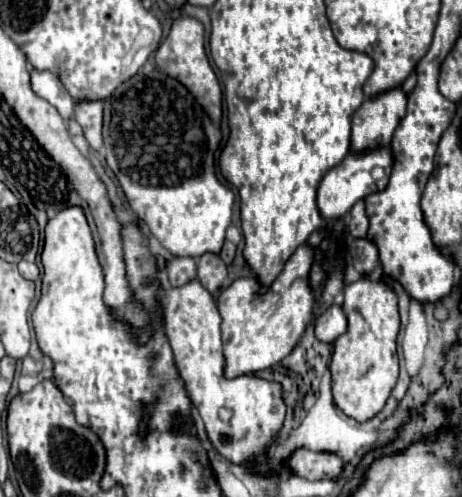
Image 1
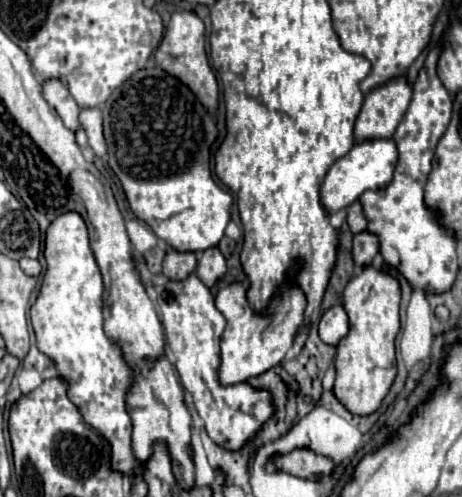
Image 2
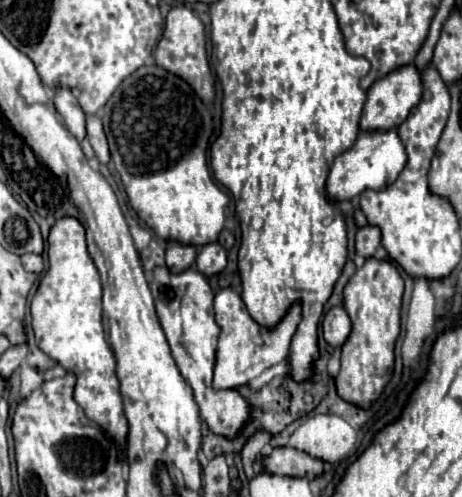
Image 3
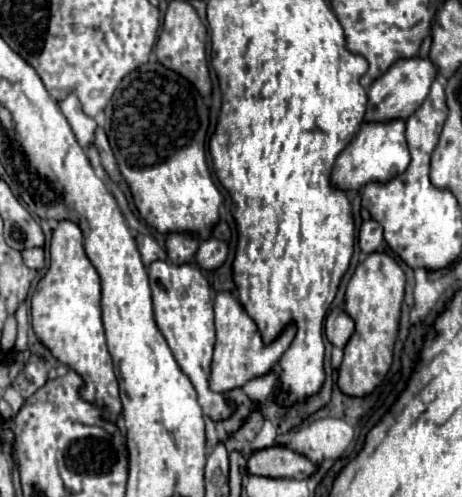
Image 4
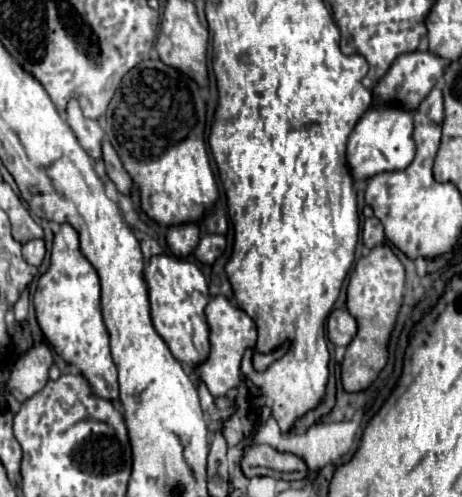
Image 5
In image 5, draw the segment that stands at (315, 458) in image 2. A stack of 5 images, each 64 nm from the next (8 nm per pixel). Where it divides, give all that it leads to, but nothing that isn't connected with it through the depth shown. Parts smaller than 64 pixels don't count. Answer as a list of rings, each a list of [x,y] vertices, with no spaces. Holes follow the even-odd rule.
[[[250,444],[242,454],[242,472],[252,476],[274,476],[284,480],[302,480],[308,474],[306,462],[290,452],[278,452],[266,444]]]

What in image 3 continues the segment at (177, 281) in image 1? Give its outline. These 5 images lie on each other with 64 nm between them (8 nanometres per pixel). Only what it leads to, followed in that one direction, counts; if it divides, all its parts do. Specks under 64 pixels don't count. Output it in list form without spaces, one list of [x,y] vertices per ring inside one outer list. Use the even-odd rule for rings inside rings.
[[[172,240],[166,246],[166,266],[170,272],[182,272],[194,264],[196,252],[198,248],[194,244],[180,244]]]

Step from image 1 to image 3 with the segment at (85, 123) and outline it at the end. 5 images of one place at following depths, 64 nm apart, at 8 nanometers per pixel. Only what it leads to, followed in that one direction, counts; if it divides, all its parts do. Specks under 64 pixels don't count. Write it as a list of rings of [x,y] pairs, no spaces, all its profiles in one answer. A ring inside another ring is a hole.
[[[86,116],[86,118],[88,118],[88,140],[90,140],[98,160],[102,164],[108,164],[110,162],[110,150],[108,150],[108,142],[106,142],[106,136],[102,130],[102,122],[96,116]]]

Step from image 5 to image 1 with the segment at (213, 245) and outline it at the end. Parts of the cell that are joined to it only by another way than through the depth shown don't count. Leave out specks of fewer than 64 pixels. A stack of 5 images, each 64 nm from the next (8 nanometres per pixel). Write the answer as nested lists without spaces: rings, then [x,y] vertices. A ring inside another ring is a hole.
[[[206,252],[198,258],[198,280],[208,292],[216,292],[226,278],[226,264],[218,254]]]

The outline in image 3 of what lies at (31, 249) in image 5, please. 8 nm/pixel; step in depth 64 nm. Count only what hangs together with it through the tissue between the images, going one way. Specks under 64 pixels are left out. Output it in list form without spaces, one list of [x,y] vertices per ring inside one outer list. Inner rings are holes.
[[[24,254],[22,256],[22,264],[28,272],[34,272],[34,274],[40,274],[42,268],[44,268],[44,262],[42,262],[42,256],[40,254]]]

